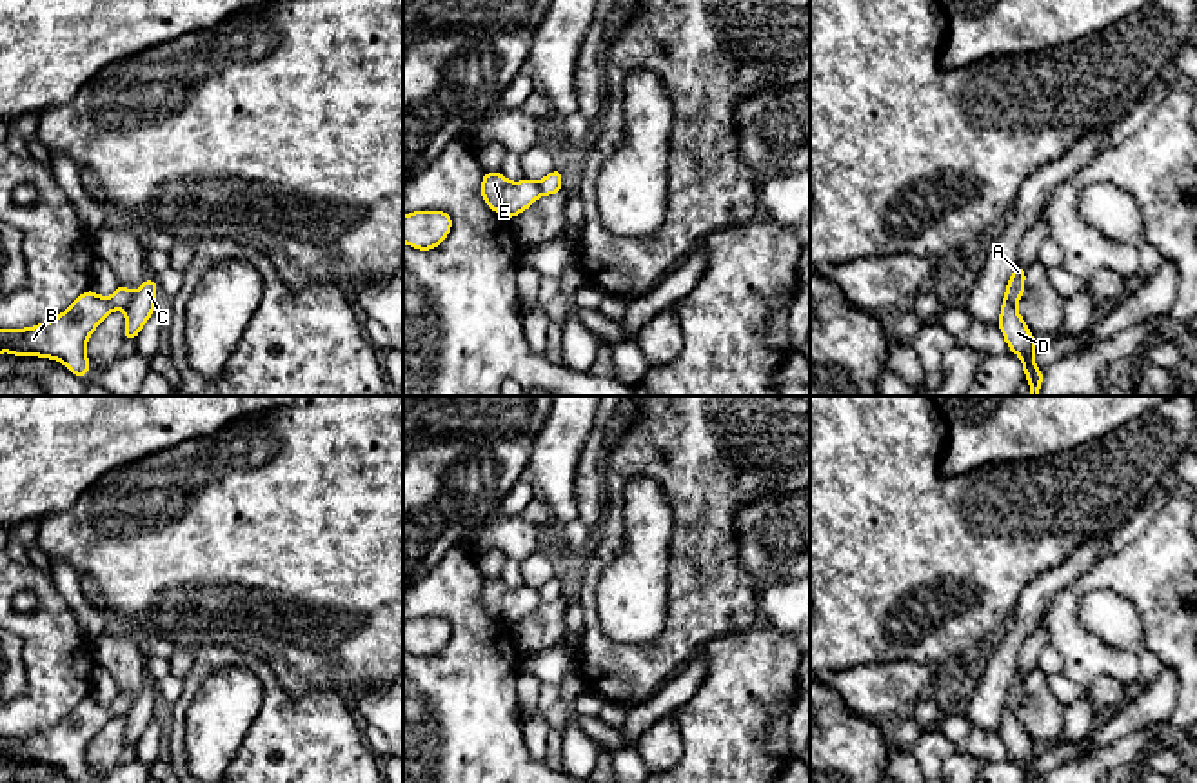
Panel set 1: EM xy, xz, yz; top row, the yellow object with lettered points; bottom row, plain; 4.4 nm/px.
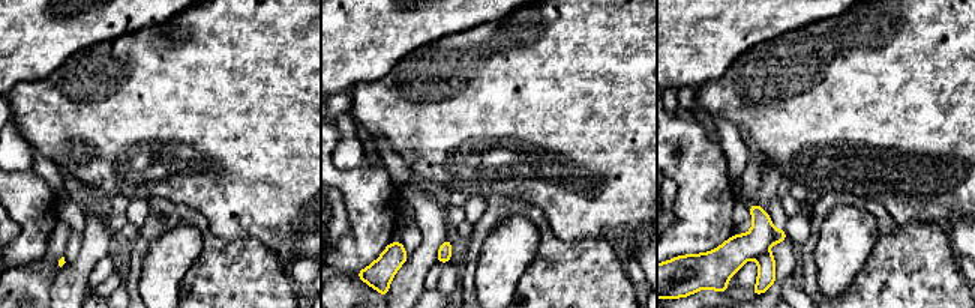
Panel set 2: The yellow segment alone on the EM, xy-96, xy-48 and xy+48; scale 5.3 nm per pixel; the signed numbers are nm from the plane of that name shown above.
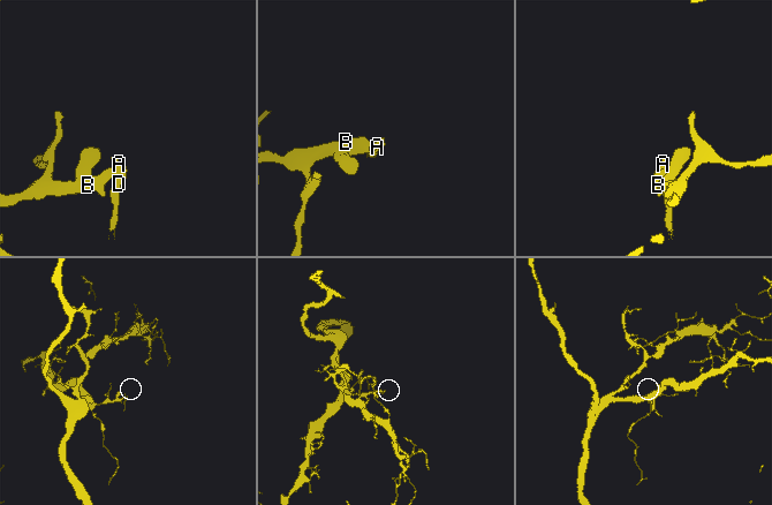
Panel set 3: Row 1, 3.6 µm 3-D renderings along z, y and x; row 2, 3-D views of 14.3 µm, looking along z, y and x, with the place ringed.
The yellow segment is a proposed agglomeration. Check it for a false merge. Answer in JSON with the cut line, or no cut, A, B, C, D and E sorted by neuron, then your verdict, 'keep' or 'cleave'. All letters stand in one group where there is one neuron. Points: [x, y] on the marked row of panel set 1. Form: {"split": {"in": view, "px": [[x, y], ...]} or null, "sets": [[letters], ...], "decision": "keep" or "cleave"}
{"split": {"in": "xy", "px": [[133, 295], [126, 307]]}, "sets": [["A", "B", "E"], ["C", "D"]], "decision": "cleave"}

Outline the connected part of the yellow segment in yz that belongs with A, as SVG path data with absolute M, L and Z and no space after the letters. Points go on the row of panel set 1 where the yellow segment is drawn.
M1015 265L1006 287L1006 294L1004 300L1012 302L1014 305L1017 305L1017 302L1021 300L1023 292L1024 292L1024 278L1026 278L1026 271L1021 265Z

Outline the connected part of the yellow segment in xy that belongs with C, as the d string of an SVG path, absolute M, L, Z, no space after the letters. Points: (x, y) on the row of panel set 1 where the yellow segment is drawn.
M142 280L140 289L133 294L131 303L125 307L125 340L136 340L145 322L154 312L156 280Z

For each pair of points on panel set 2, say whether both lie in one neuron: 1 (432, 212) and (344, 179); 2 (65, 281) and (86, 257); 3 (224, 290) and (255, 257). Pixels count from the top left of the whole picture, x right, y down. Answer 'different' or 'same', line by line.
1: different
2: same
3: same

